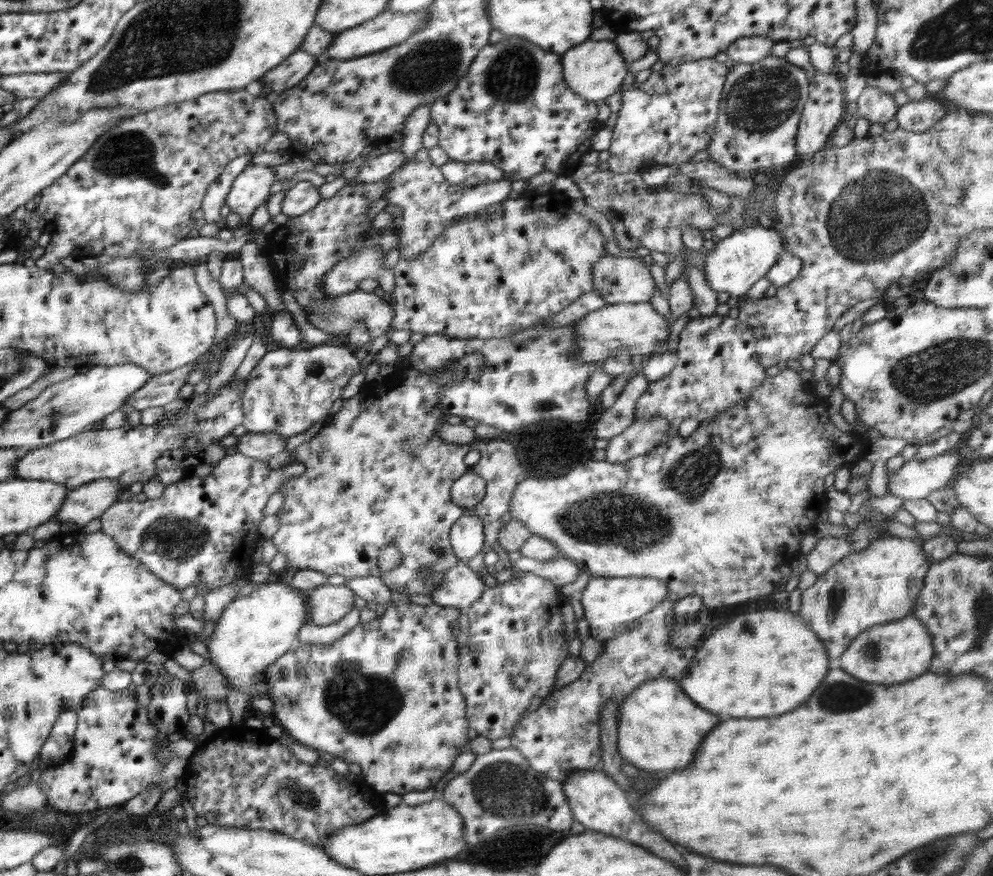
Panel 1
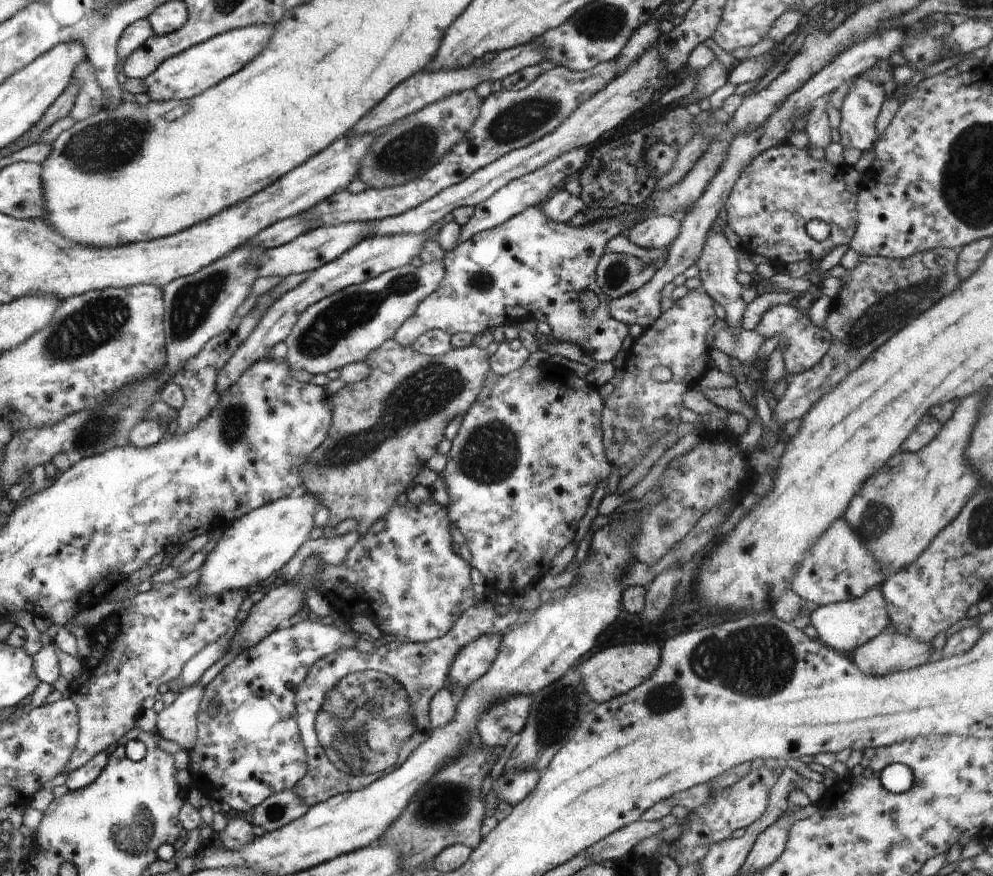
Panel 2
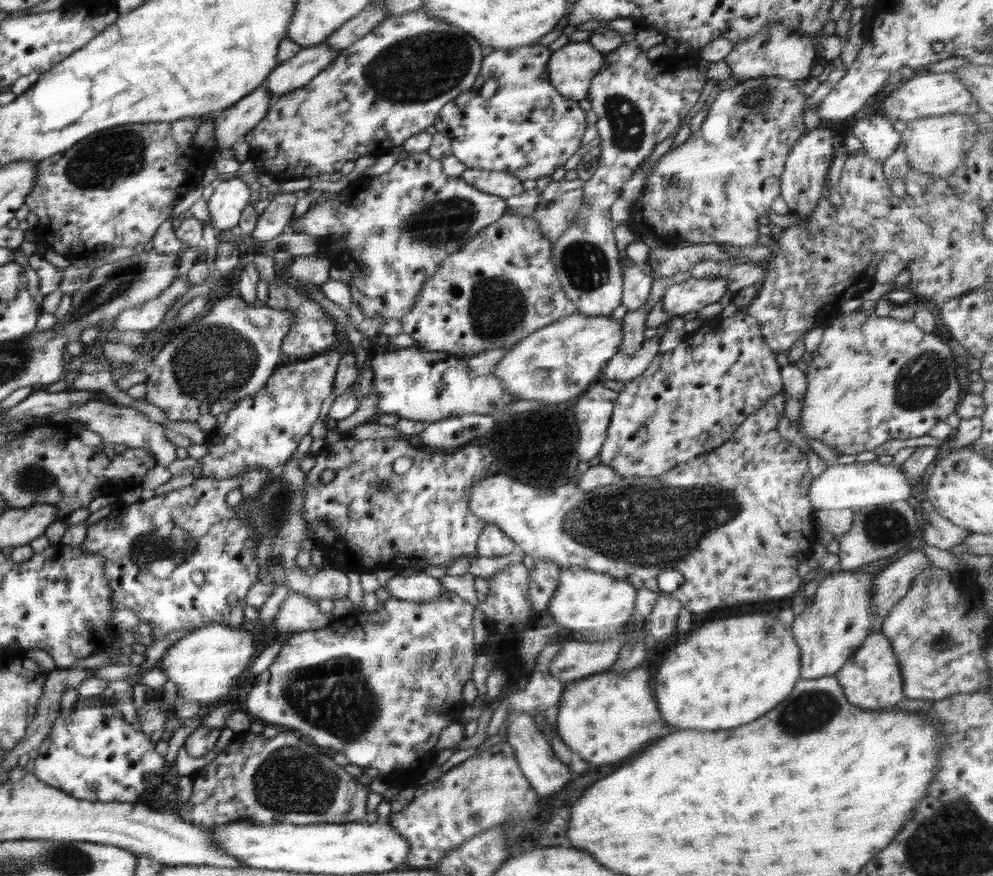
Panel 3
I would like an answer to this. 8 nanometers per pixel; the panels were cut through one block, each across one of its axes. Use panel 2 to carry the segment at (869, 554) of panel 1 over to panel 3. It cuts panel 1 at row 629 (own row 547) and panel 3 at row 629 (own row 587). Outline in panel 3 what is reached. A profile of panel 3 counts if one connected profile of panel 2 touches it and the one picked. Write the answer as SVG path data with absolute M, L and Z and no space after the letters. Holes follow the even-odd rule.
M839 571L822 579L808 605L792 623L792 636L800 647L801 680L834 675L858 650L867 636L874 633L874 615L870 613L874 575L868 571Z

